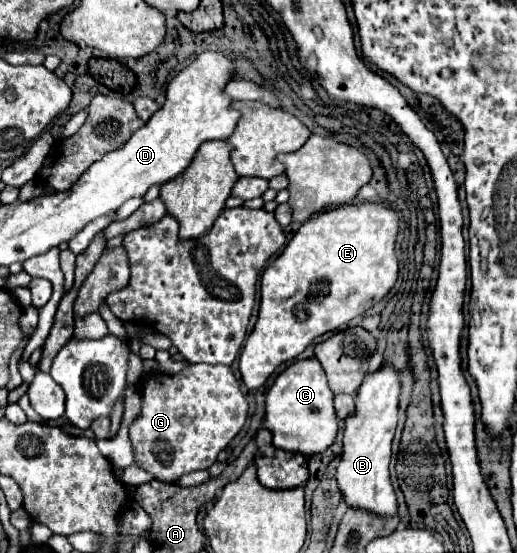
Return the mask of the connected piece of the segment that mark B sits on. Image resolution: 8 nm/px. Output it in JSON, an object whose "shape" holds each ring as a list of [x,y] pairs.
{"shape":[[[394,364],[380,366],[376,372],[368,374],[356,396],[356,412],[346,418],[344,432],[344,452],[342,462],[336,472],[338,486],[348,506],[378,512],[380,516],[396,514],[396,492],[390,482],[390,458],[392,458],[392,438],[398,426],[398,406],[400,406],[400,370]]]}

